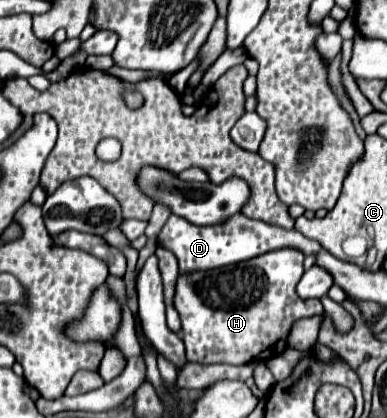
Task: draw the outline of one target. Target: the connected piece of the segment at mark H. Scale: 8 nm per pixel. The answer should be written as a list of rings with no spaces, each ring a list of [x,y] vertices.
[[[280,248],[280,250],[272,250],[272,252],[266,252],[266,254],[260,254],[252,260],[246,260],[246,262],[240,262],[240,264],[234,264],[230,268],[216,268],[216,270],[206,270],[206,272],[192,272],[190,276],[178,276],[178,284],[176,284],[176,296],[174,296],[174,306],[180,314],[180,320],[182,320],[182,340],[186,344],[186,356],[188,356],[188,362],[196,362],[196,364],[246,364],[246,362],[252,361],[266,361],[272,356],[278,355],[275,344],[284,344],[286,348],[286,342],[288,342],[288,336],[290,336],[290,328],[296,320],[300,318],[306,318],[310,314],[320,314],[320,300],[302,300],[298,294],[296,294],[296,284],[298,280],[302,278],[304,274],[304,254],[296,248]]]

